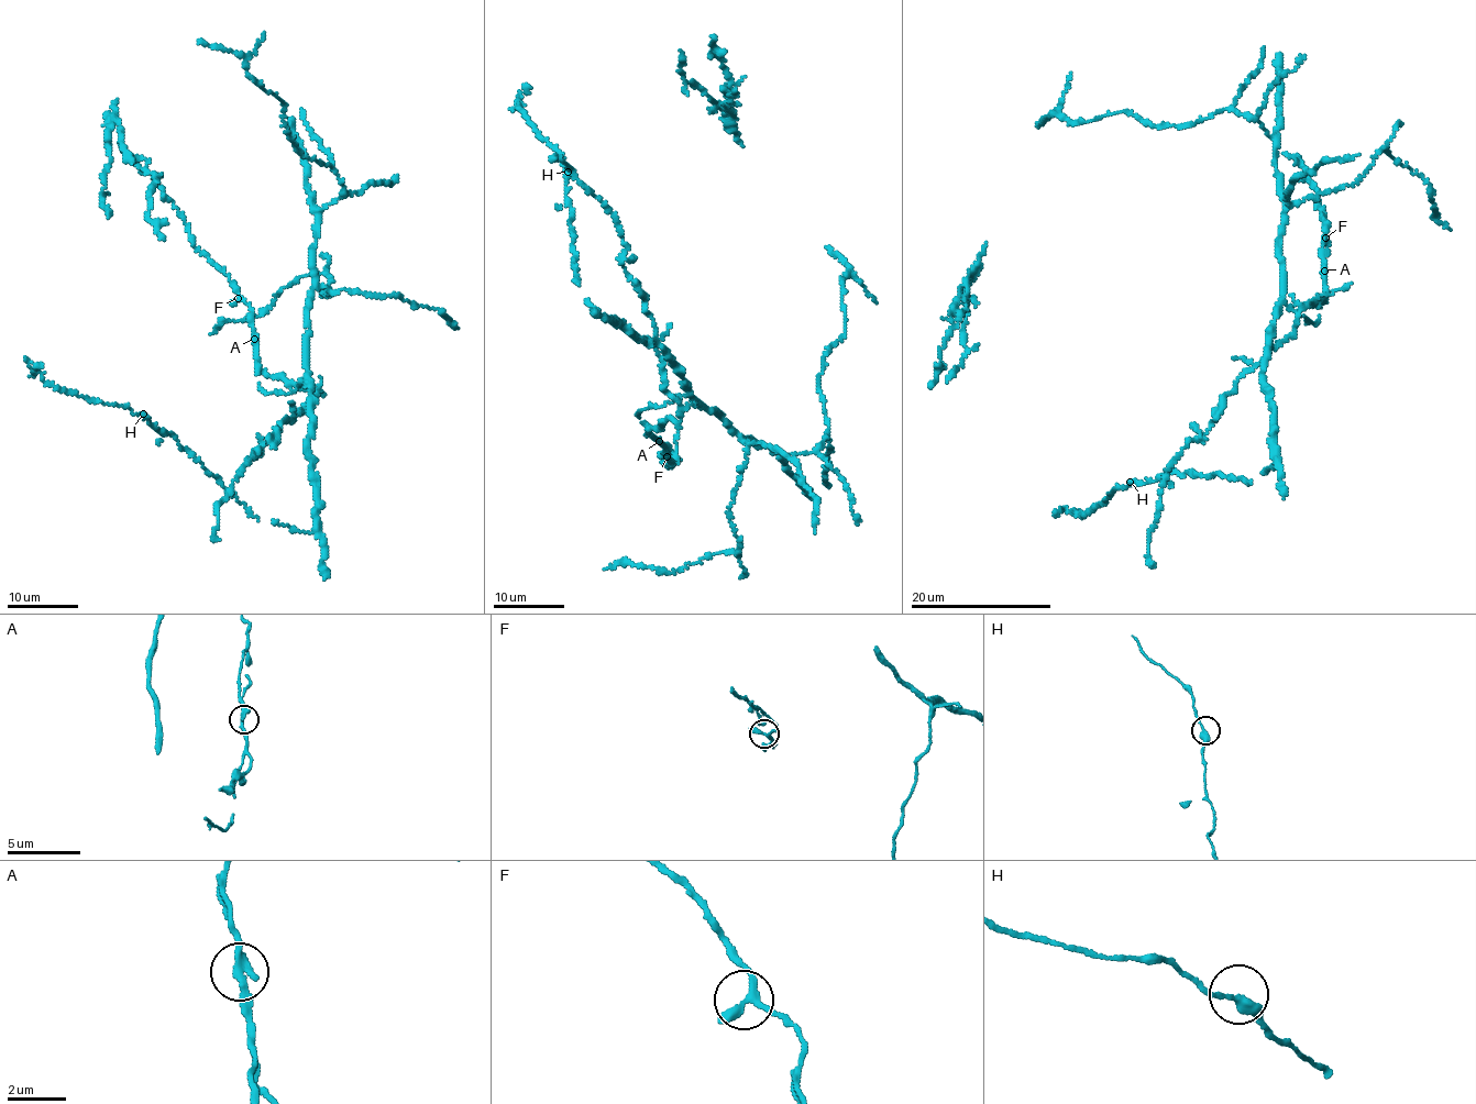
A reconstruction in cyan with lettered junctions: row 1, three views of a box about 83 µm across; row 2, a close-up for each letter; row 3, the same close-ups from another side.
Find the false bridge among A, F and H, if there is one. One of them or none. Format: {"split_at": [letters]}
{"split_at": ["A"]}

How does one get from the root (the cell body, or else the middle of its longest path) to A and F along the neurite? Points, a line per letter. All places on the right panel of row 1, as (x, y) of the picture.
A: (1282, 186), (1282, 304), (1273, 318), (1267, 343), (1271, 346), (1293, 333), (1300, 308), (1324, 300), (1324, 271)
F: (1282, 186), (1282, 304), (1273, 318), (1271, 346), (1293, 333), (1300, 308), (1324, 300), (1325, 238)

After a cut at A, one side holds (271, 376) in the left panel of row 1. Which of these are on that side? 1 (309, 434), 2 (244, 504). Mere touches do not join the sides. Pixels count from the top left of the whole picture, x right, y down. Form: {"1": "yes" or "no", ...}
{"1": "no", "2": "no"}

